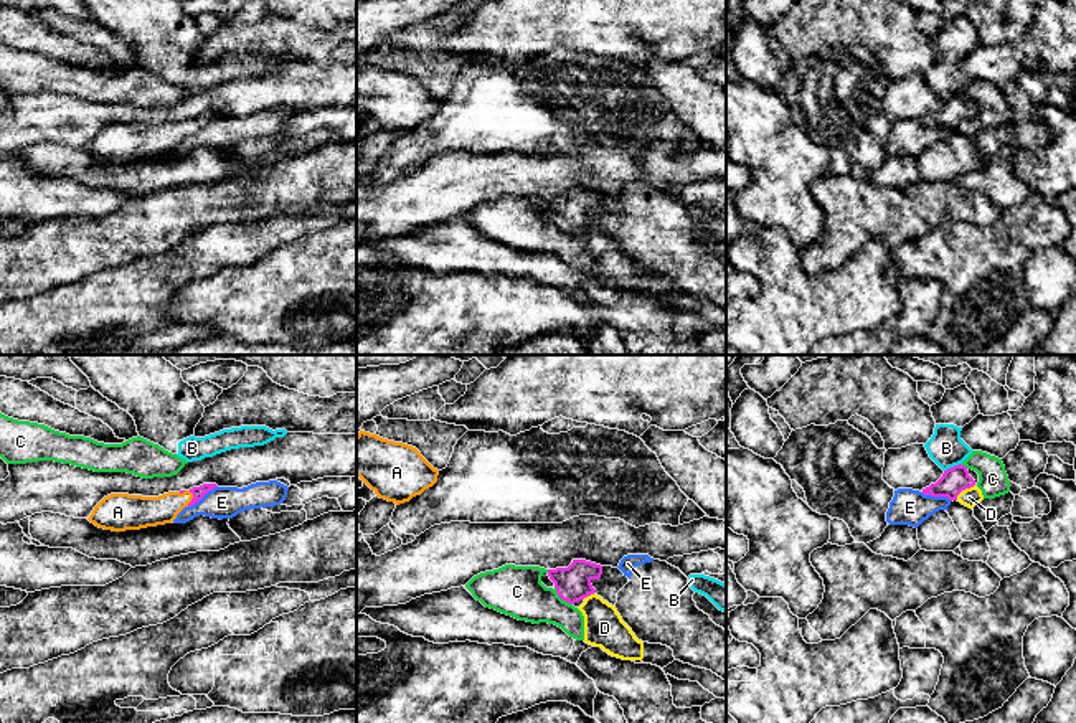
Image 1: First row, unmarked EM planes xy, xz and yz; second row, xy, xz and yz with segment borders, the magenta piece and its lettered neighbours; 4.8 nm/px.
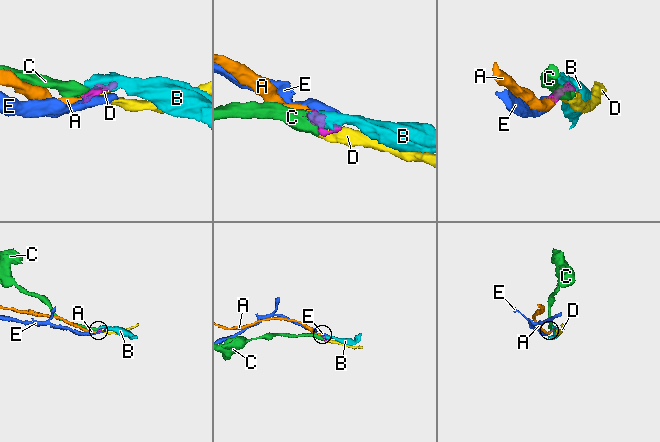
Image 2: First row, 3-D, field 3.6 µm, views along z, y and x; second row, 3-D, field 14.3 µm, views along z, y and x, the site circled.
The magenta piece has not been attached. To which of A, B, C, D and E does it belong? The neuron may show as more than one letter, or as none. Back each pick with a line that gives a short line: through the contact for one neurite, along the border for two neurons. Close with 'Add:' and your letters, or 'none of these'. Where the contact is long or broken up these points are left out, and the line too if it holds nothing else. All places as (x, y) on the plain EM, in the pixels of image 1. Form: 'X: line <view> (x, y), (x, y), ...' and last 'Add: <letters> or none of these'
A: line xy (198, 122), (192, 129), (142, 142)
Add: A

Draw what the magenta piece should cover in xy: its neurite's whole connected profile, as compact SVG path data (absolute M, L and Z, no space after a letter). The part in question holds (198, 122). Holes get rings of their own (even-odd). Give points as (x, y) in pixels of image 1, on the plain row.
M203 114L190 120L168 122L158 127L111 124L89 145L89 152L112 162L140 160L172 154L185 139L200 132L216 114Z

